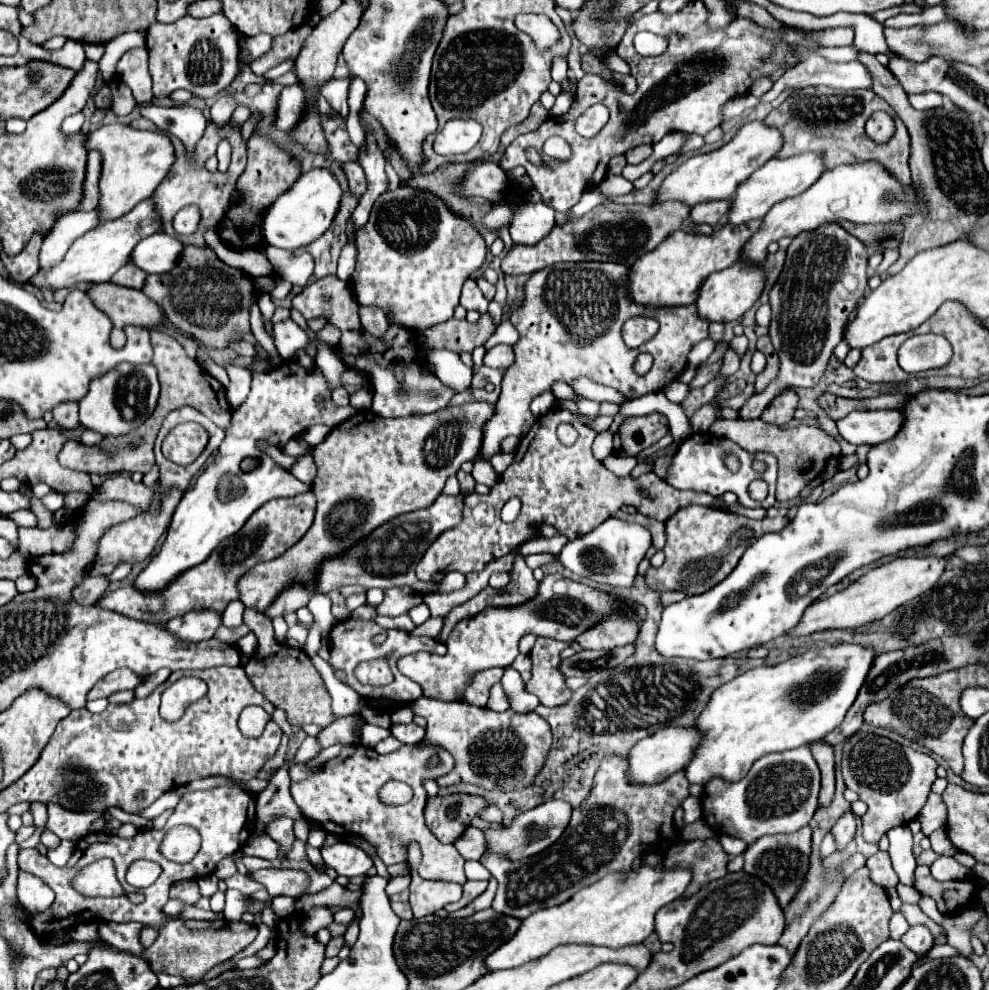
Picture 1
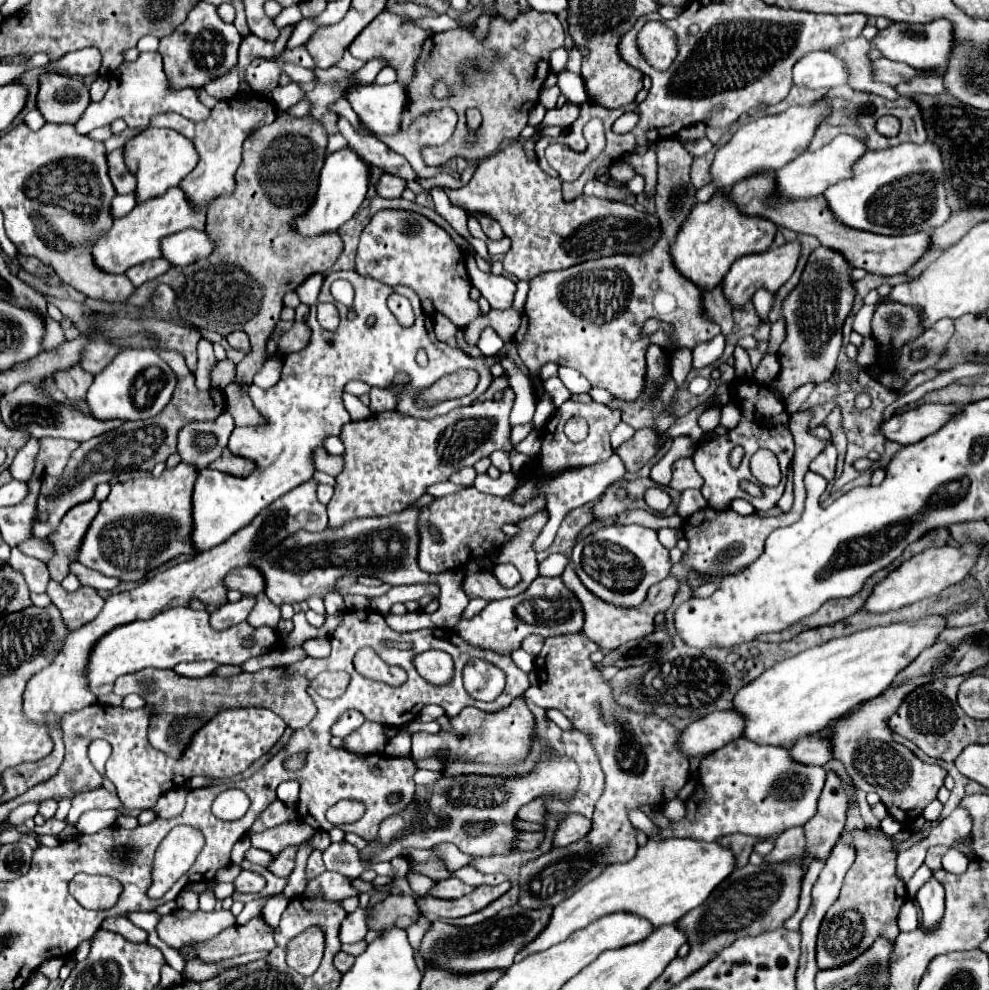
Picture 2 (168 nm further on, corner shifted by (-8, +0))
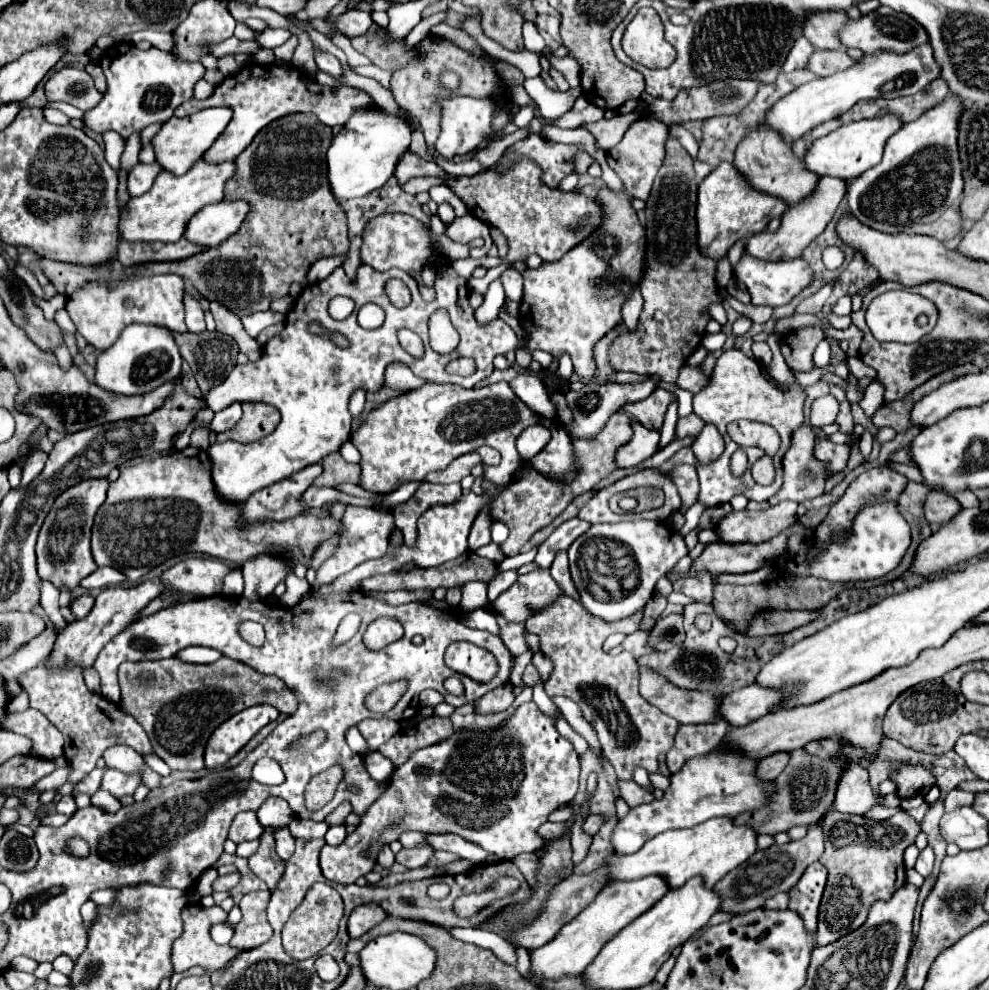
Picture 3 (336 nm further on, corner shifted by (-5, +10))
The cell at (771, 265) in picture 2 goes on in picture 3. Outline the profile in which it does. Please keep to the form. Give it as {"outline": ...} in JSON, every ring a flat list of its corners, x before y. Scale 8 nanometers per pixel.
{"outline":[[821,176,815,190,805,200,789,206,789,210,781,216,781,226,775,232,759,232,749,238,747,252,761,260,791,260,793,256,801,256,801,252,809,246,809,242,817,238,833,220,843,196,845,196,845,180]]}

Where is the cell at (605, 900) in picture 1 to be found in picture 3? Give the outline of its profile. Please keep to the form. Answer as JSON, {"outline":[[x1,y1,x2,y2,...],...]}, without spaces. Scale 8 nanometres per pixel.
{"outline":[[721,816,697,824,697,828,667,830,649,840,641,850,629,856,615,856,607,860,611,880,635,880,649,874,667,876,671,888,685,884,691,876,705,876,709,886,715,886,727,872,749,860,757,852,757,832,751,826,735,826,731,818]]}

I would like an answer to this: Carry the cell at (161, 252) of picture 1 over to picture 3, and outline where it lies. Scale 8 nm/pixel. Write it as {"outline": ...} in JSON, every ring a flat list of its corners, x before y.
{"outline":[[219,200,209,204,193,216,185,230,185,238,207,248,219,246,241,228,249,210,251,206,245,200]]}

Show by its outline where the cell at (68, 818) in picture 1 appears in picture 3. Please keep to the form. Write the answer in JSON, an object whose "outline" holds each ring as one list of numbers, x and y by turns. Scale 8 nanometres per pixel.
{"outline":[[107,770,105,776,103,776,103,782,101,782,101,788,111,792,113,796,121,798,123,794,133,794,135,788,141,784,141,774,135,772,135,774,125,774,125,772,119,772,119,770]]}

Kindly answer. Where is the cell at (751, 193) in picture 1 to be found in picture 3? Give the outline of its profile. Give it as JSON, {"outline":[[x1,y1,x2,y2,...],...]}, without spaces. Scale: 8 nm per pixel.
{"outline":[[883,114,877,118,867,118,867,120,859,120,859,122,851,122,847,126,841,126,837,130,833,130,831,134,815,140,809,150,807,156,803,158,803,166,819,176,837,176,837,178,855,178,859,174,863,174,865,170,873,168,881,156,883,156,883,148,885,142,903,128,903,120,897,114]]}

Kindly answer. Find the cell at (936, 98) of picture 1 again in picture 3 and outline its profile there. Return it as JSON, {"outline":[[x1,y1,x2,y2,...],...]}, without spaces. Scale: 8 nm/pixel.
{"outline":[[919,44,903,54,891,50,879,50,873,54,865,54,857,64,853,64,843,72,837,72,829,78,815,78,799,86,769,110,763,124,777,128,777,132,781,132,785,140,793,144,793,140,809,134,821,122,845,114,859,100,911,96,921,92,935,78,939,78,939,74,941,74,941,66,933,56,931,44]]}

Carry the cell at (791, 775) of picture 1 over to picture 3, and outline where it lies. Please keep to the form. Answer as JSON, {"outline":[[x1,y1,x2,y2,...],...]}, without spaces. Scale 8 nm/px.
{"outline":[[723,750,717,754,695,756,687,760,679,772,671,774,671,784,663,798,631,808,629,814,615,824,611,834,613,852,617,856,633,854,659,832,673,828,693,828,709,818,735,818,741,812,761,808,761,804,769,798,769,792,773,792,773,782,755,780,755,766,755,760,749,760,737,750]]}

